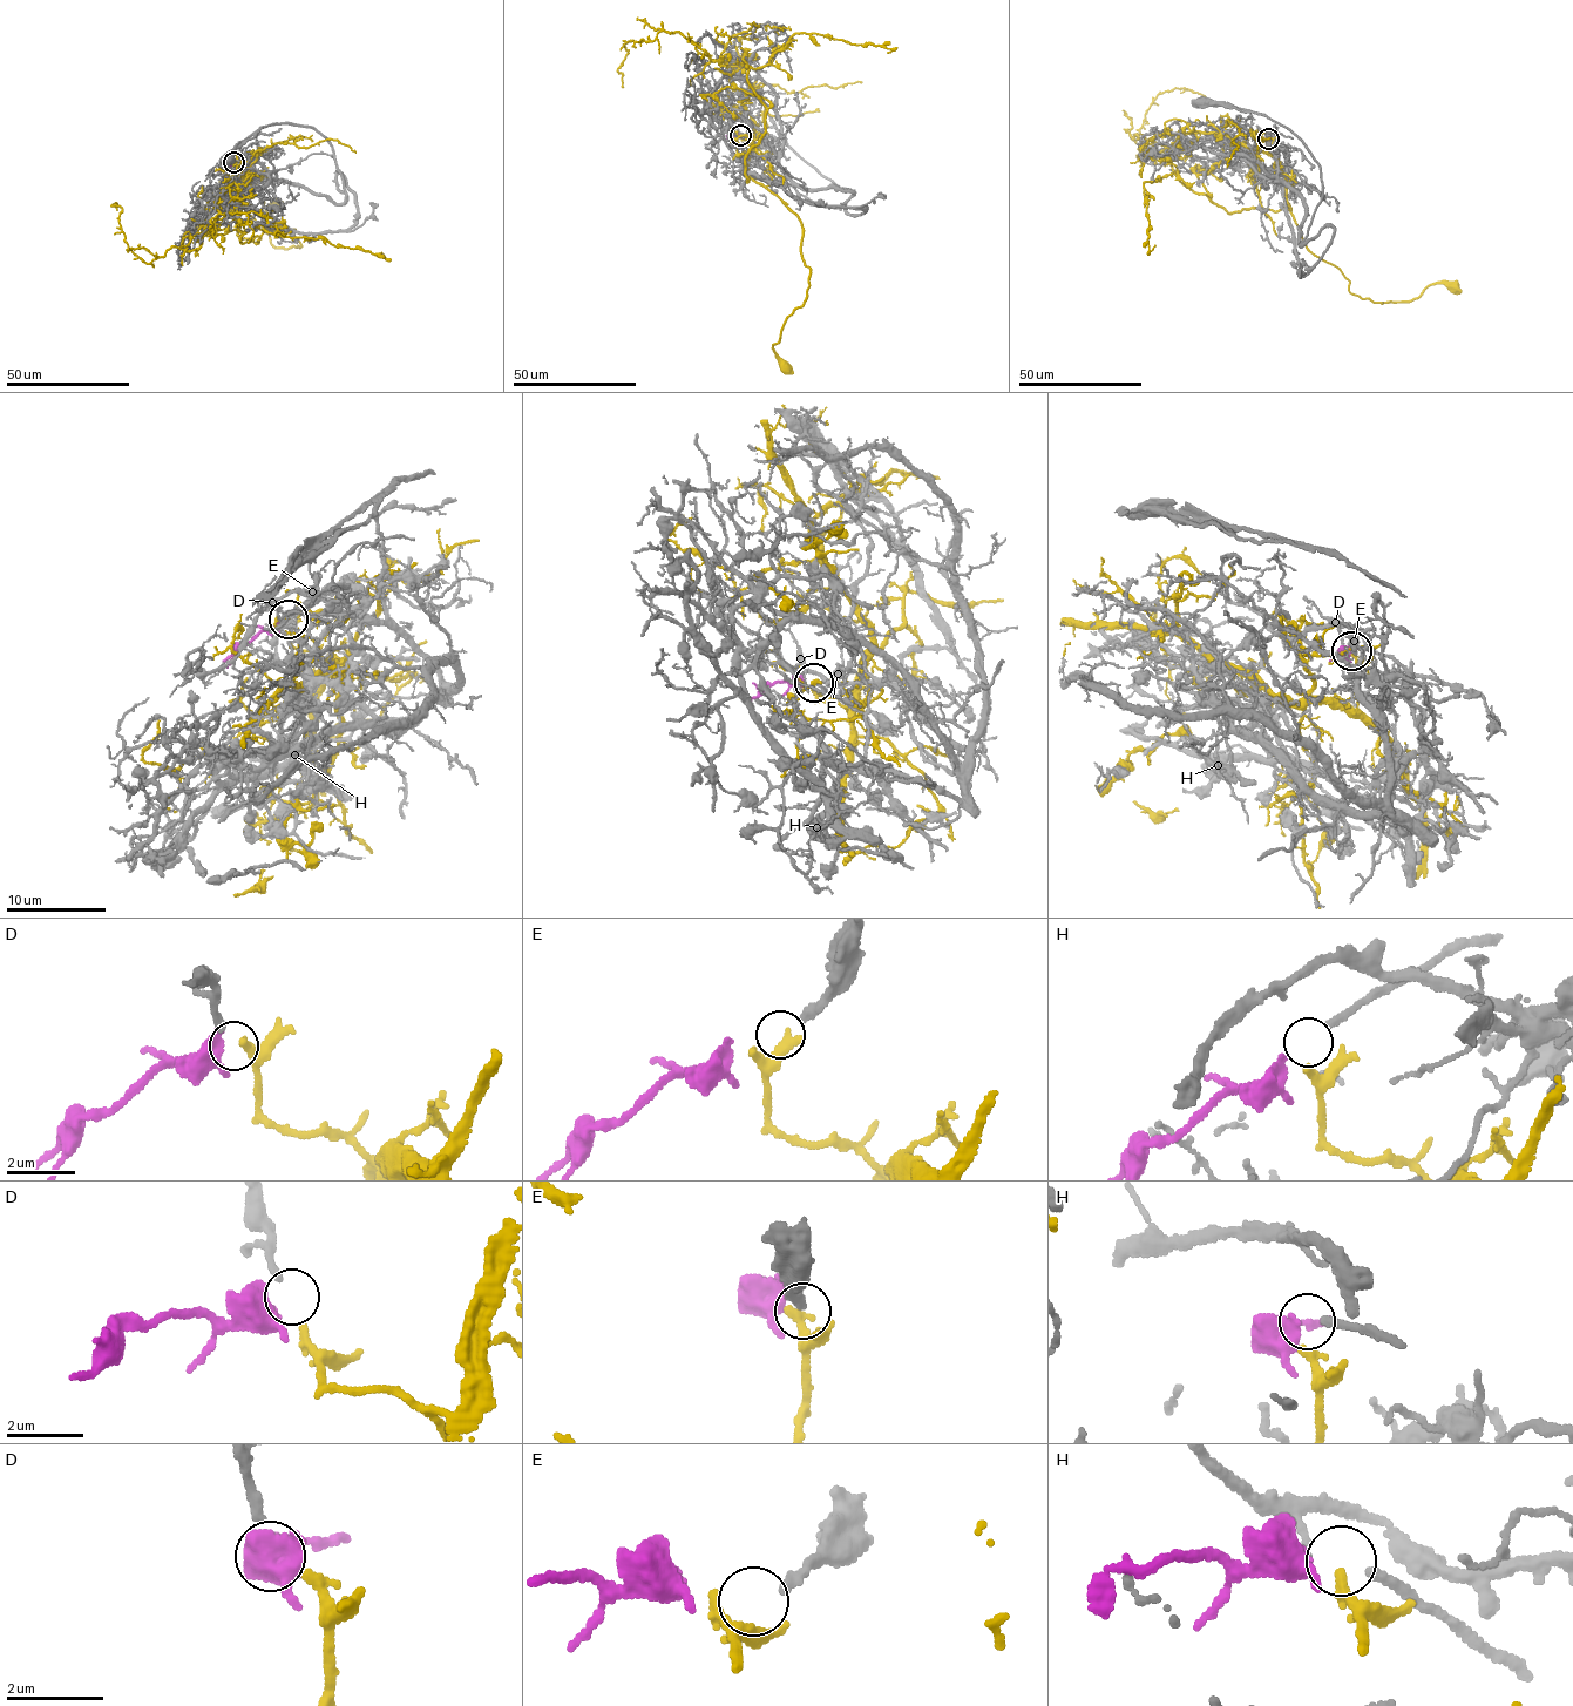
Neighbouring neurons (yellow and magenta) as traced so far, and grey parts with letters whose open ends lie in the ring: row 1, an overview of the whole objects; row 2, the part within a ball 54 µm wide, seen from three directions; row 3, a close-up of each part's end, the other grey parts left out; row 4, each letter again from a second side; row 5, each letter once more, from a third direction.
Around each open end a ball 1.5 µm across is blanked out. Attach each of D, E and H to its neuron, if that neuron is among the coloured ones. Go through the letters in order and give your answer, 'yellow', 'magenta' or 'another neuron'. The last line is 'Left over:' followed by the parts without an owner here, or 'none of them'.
D: yellow
E: another neuron
H: magenta
Left over: E

